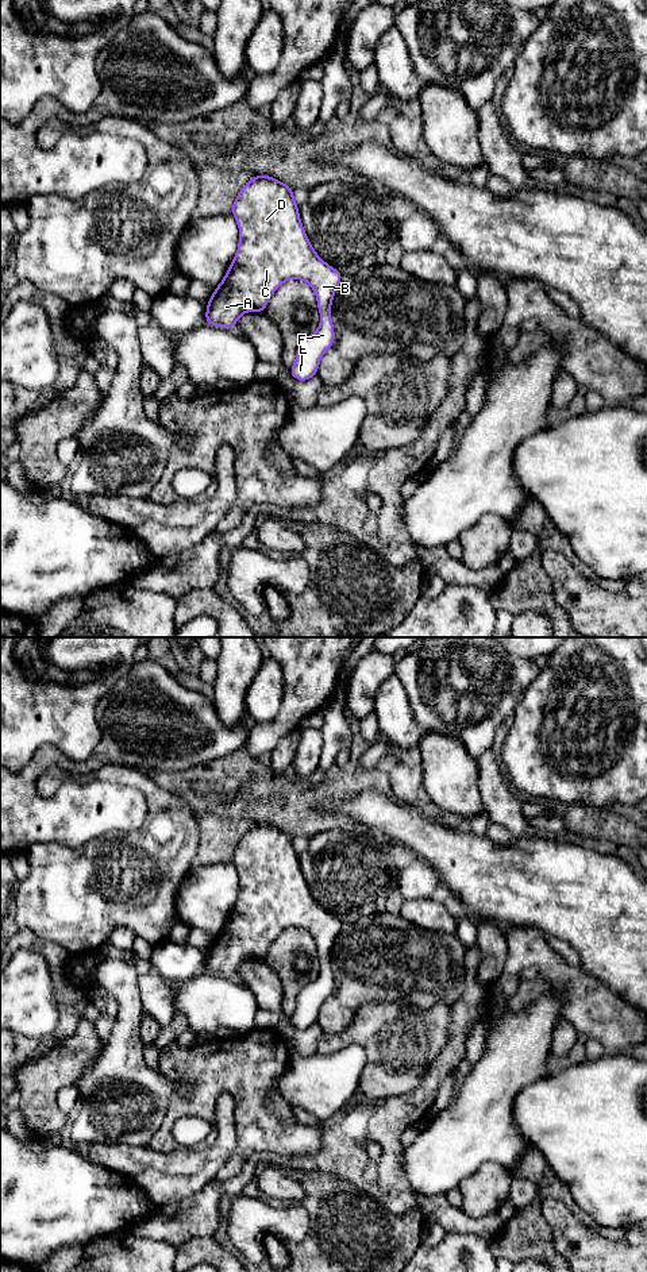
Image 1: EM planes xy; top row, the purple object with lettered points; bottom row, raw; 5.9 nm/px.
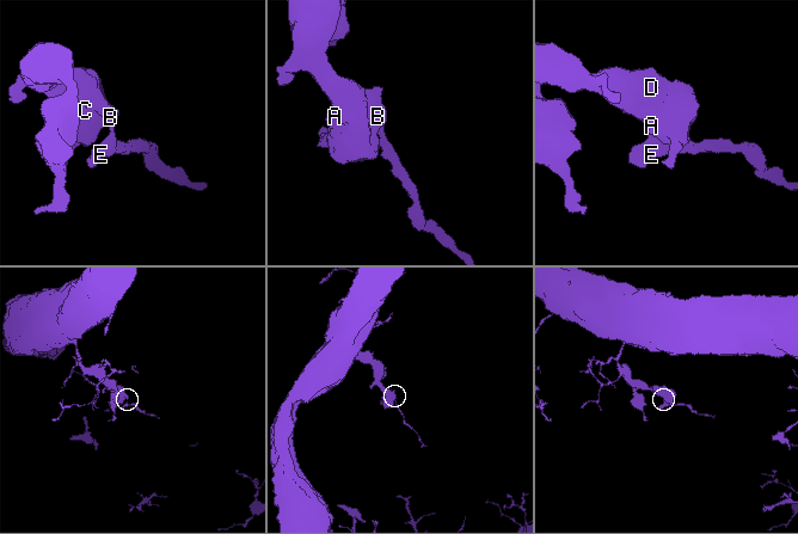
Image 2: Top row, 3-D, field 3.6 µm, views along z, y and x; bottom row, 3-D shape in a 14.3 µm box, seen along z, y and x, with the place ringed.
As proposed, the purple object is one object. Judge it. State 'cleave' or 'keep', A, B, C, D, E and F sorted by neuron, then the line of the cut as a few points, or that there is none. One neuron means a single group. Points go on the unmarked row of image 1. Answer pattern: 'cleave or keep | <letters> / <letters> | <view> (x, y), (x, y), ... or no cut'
keep | A B C D E F | no cut

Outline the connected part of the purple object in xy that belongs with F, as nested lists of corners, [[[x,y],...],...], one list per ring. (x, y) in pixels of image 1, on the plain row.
[[[253,824],[240,837],[232,853],[232,864],[239,874],[238,899],[219,934],[207,951],[205,971],[234,976],[244,960],[266,960],[273,941],[288,928],[303,928],[311,933],[317,947],[319,976],[297,997],[289,1019],[297,1029],[308,1029],[317,1022],[321,1005],[335,990],[331,951],[343,922],[326,911],[313,898],[294,851],[293,837],[270,824]]]

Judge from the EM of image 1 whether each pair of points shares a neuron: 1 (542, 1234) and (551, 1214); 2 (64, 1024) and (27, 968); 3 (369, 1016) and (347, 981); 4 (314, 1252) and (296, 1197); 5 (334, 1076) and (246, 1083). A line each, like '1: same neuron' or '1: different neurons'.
1: different neurons
2: different neurons
3: different neurons
4: different neurons
5: different neurons

